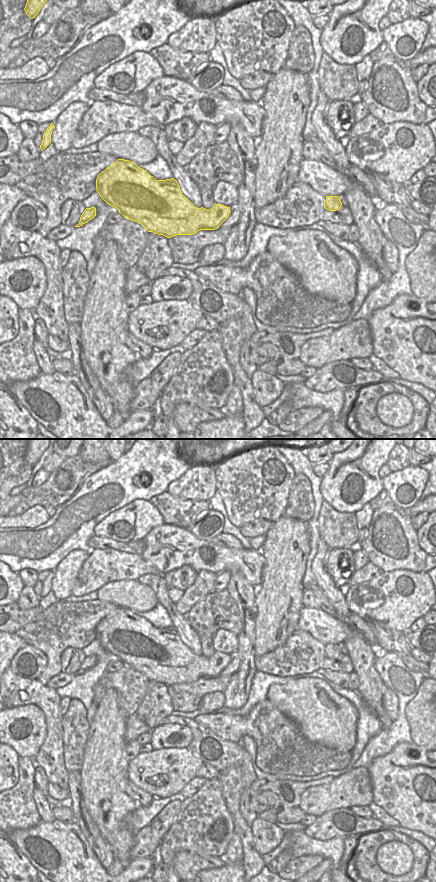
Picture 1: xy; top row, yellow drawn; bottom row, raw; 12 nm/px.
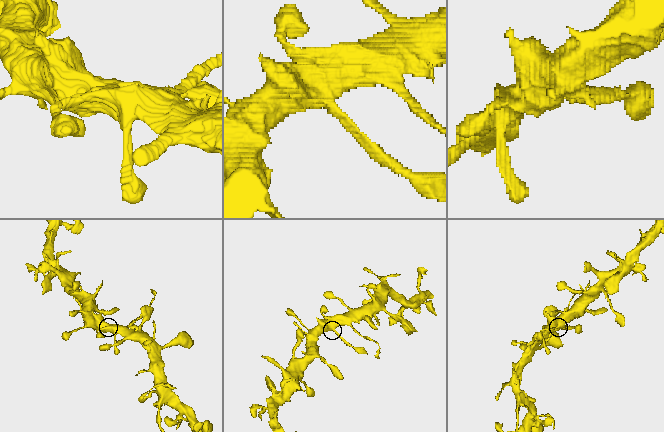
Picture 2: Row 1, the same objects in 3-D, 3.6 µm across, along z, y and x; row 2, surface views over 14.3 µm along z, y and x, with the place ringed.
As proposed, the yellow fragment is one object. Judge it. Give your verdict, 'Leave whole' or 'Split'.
Split

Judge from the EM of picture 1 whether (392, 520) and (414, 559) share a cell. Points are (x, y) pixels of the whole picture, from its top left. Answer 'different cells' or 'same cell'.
same cell

